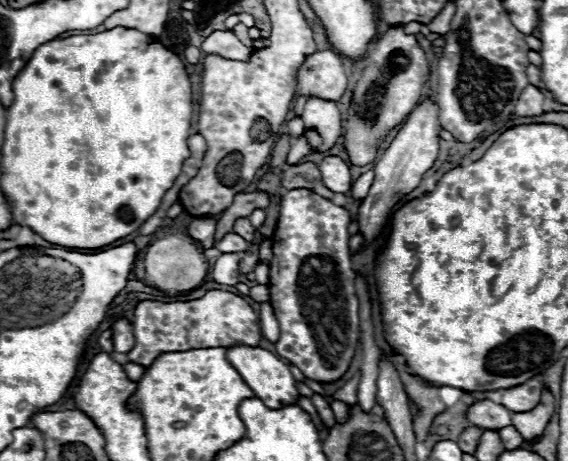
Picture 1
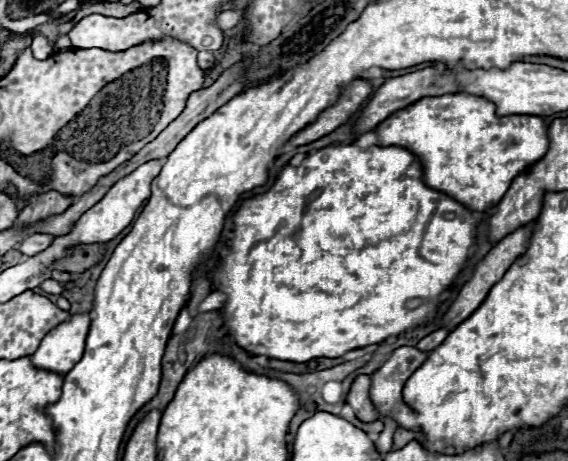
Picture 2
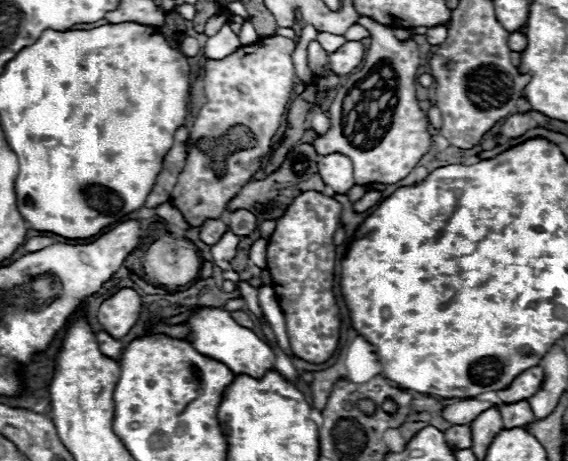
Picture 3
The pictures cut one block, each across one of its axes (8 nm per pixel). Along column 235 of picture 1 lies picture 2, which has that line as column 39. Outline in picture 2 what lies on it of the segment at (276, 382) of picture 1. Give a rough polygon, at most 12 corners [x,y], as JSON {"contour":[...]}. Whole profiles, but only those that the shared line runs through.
{"contour":[[90,312],[52,328],[32,364],[60,374],[84,354]]}

